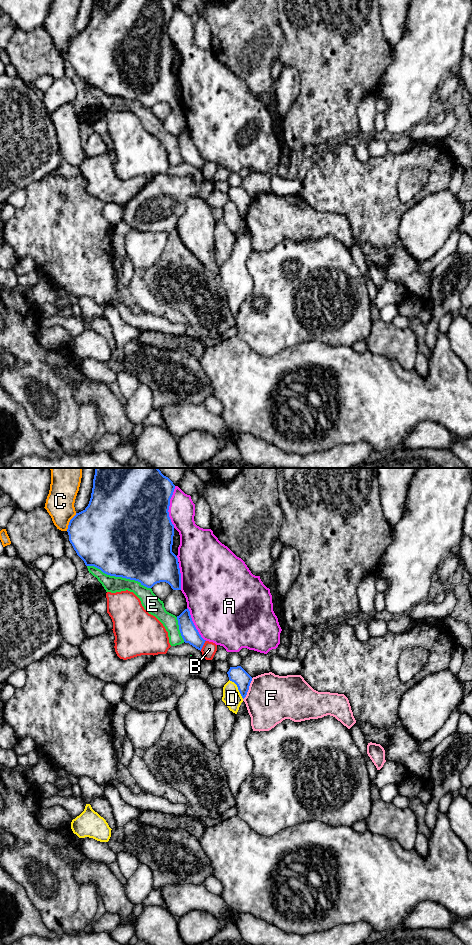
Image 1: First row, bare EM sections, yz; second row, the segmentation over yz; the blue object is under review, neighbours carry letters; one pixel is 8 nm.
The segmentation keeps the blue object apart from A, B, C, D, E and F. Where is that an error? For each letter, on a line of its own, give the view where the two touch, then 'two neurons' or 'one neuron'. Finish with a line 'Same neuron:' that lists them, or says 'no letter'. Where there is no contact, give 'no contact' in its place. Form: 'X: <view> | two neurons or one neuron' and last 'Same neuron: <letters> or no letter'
A: yz | two neurons
B: yz | two neurons
C: yz | two neurons
D: yz | two neurons
E: yz | two neurons
F: yz | two neurons
Same neuron: no letter

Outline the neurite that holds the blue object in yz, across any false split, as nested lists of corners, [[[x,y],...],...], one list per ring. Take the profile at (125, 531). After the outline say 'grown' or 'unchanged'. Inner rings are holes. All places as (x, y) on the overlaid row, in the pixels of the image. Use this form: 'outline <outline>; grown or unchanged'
outline [[[95,468],[88,506],[70,520],[69,541],[86,566],[135,580],[152,588],[160,582],[181,590],[177,556],[172,552],[174,525],[169,517],[175,485],[158,468]]]; unchanged

